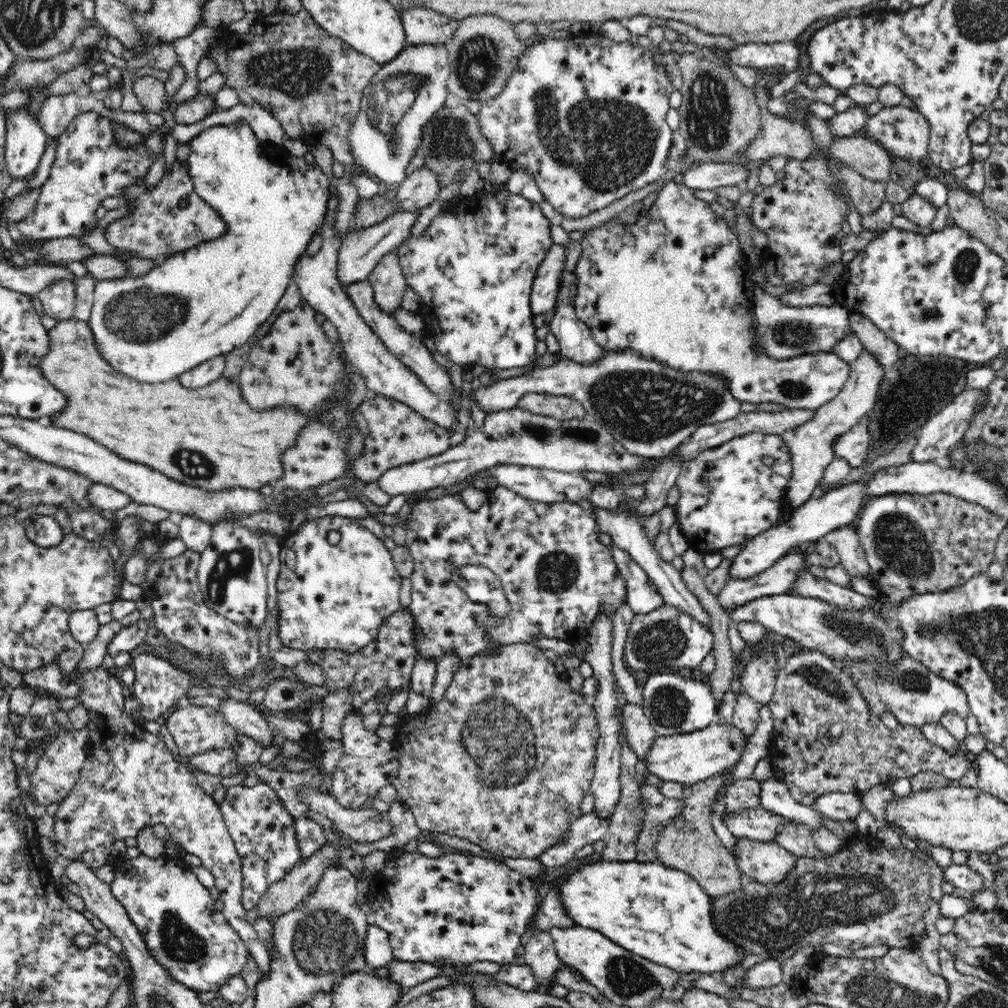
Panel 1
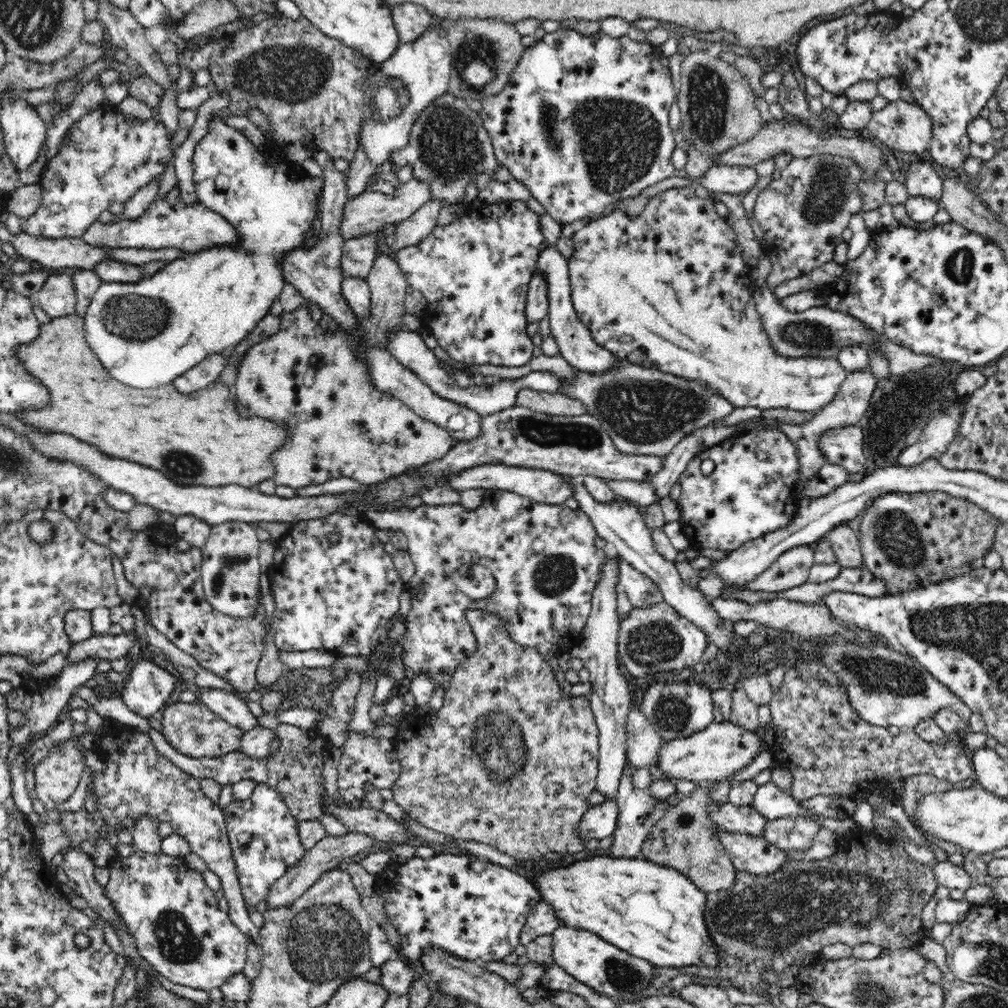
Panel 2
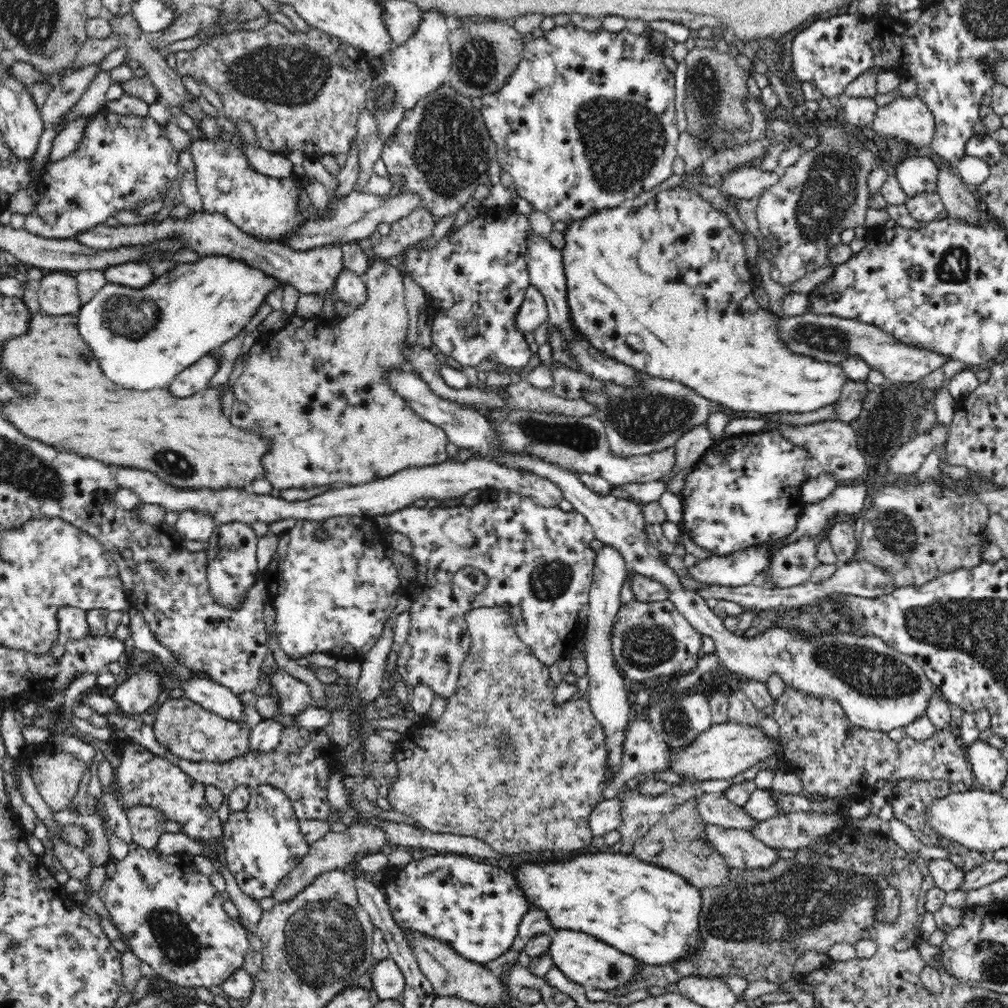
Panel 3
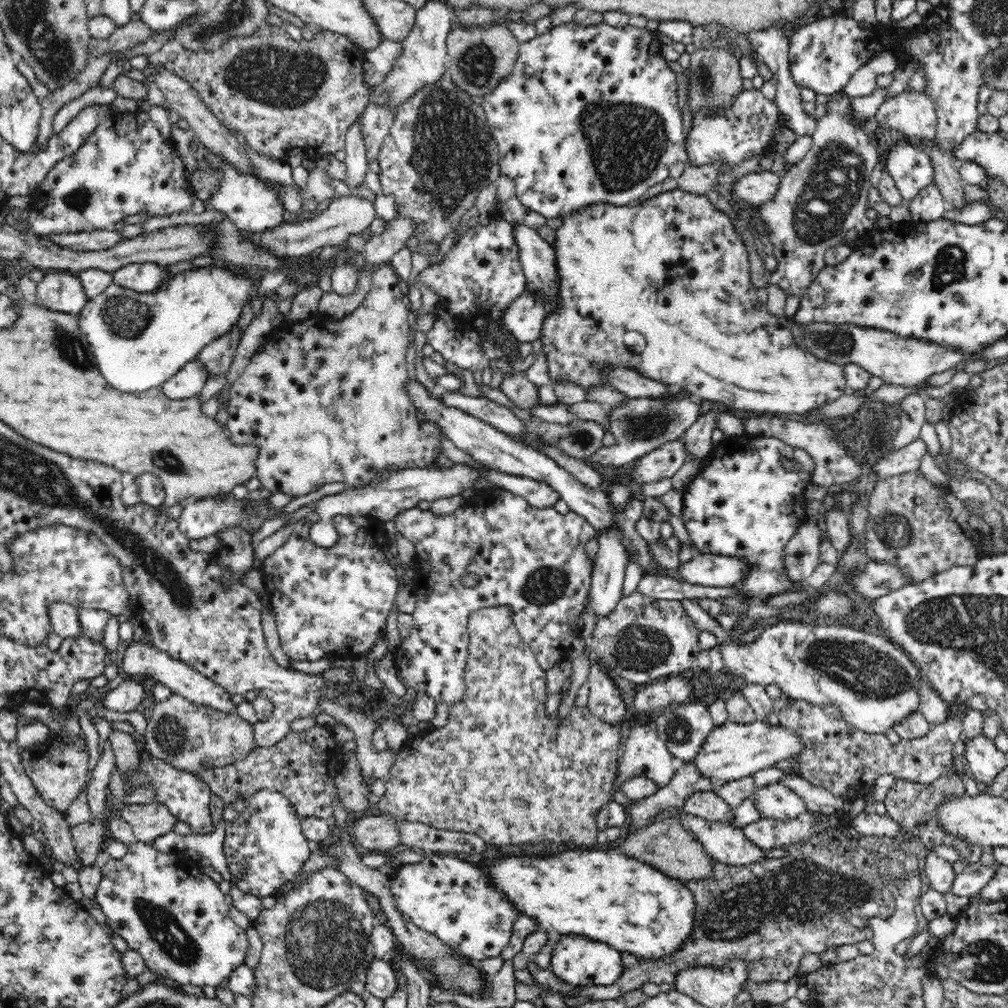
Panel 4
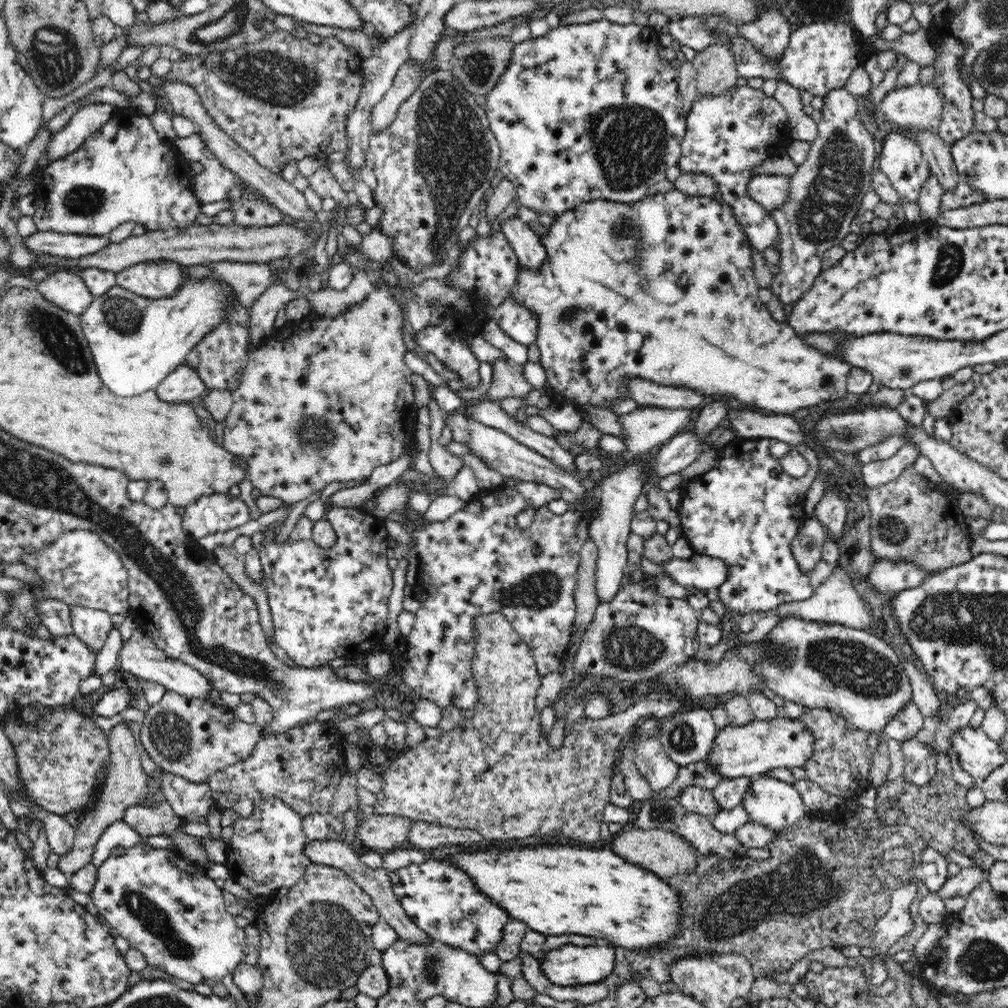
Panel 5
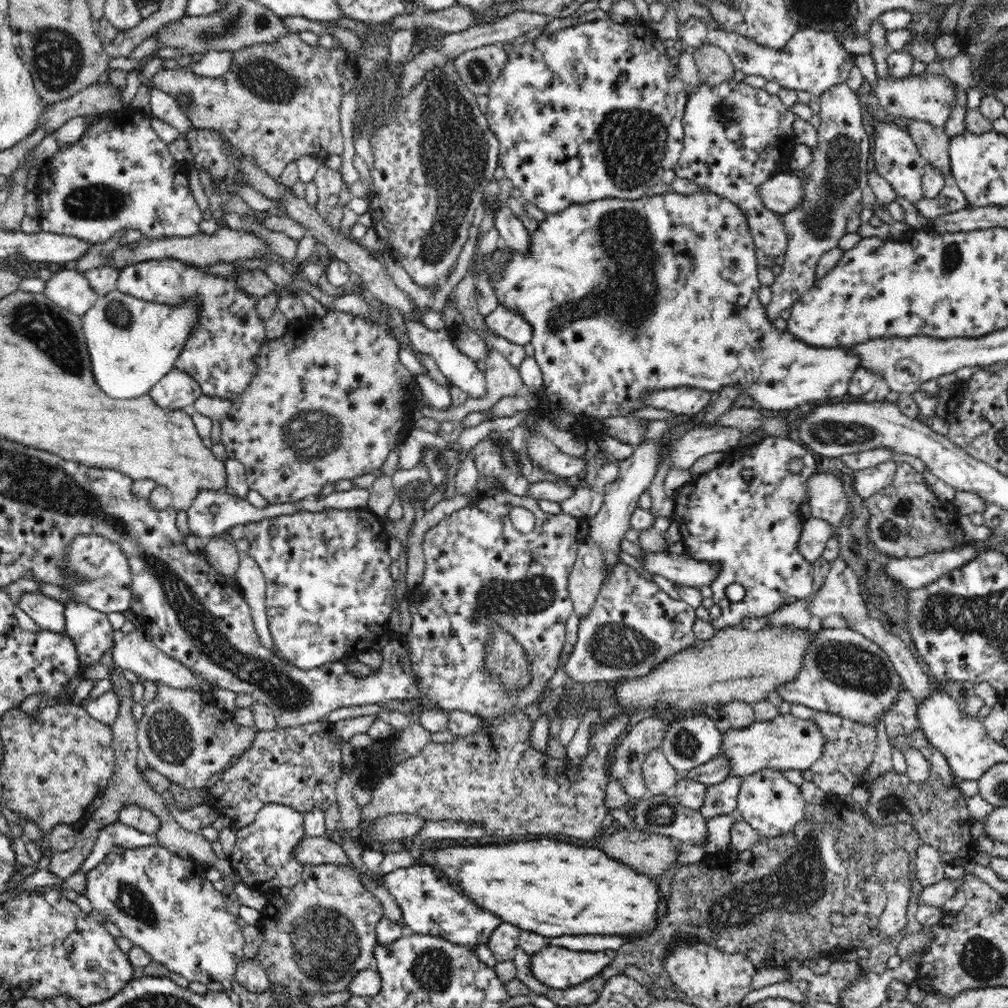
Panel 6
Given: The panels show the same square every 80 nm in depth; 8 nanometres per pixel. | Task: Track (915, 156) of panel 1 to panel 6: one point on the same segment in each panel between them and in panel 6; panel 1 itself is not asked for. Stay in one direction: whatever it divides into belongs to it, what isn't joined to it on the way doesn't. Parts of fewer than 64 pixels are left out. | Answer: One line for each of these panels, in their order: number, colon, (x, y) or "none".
2: (903, 126)
3: (909, 119)
4: (912, 113)
5: (920, 105)
6: (929, 98)

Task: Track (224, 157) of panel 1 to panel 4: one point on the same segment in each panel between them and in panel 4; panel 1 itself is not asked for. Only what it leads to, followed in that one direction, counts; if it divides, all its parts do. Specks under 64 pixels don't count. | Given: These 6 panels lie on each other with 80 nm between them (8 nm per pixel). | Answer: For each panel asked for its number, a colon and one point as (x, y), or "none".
2: (145, 334)
3: (142, 338)
4: (140, 340)

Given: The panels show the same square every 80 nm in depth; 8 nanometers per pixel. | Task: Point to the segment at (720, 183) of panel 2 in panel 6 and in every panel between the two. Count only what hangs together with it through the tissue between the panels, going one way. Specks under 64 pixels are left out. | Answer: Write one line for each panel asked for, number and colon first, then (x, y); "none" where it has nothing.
3: (749, 183)
4: (760, 188)
5: (772, 191)
6: (783, 193)

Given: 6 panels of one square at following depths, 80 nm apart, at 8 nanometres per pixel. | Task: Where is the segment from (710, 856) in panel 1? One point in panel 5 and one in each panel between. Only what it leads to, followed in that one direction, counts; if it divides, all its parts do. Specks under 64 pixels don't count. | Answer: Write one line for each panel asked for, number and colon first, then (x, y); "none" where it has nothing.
2: (683, 840)
3: (677, 843)
4: (668, 847)
5: (664, 853)

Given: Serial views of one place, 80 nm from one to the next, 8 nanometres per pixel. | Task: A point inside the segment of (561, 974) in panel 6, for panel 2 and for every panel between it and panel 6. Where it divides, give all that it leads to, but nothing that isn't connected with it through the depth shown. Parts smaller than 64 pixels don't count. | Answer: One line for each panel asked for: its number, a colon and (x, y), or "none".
2: (600, 965)
3: (584, 960)
4: (576, 960)
5: (569, 965)

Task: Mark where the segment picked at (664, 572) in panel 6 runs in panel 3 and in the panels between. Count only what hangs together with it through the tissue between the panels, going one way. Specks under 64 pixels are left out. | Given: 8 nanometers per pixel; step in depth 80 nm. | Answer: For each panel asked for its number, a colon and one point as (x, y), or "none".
3: (738, 569)
4: (712, 570)
5: (700, 572)

